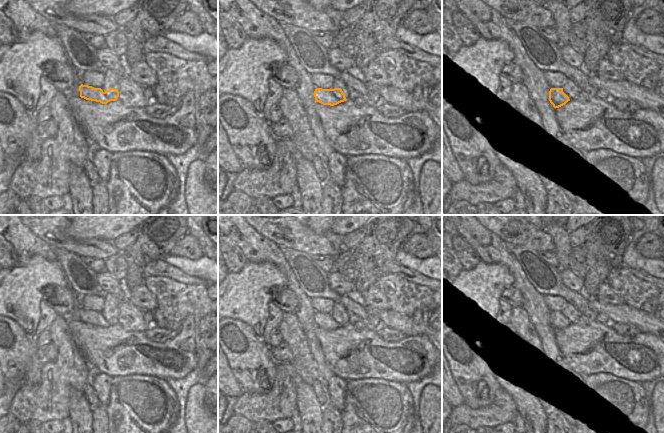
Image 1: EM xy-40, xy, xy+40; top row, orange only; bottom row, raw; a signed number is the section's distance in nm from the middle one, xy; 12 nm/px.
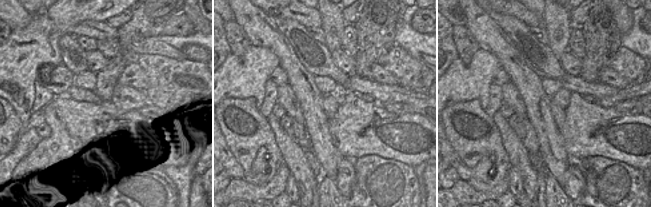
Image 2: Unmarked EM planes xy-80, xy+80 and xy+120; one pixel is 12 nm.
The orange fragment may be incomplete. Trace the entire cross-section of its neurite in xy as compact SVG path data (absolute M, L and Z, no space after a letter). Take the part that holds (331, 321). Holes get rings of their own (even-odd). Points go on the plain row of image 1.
M316 312L313 319L316 326L319 326L323 329L334 330L347 324L341 312Z

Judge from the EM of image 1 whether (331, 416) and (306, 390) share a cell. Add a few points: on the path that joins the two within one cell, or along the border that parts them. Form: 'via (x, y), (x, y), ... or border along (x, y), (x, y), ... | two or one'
border along (322, 407), (323, 422) | two

